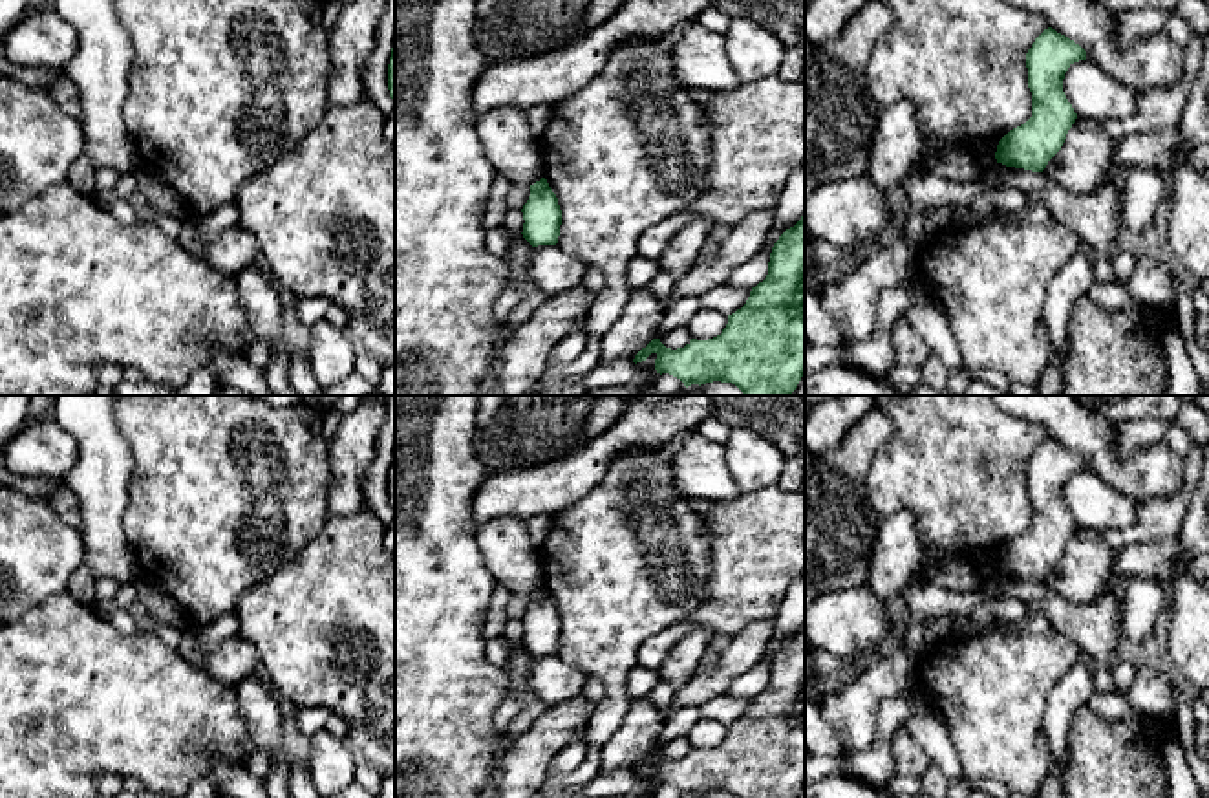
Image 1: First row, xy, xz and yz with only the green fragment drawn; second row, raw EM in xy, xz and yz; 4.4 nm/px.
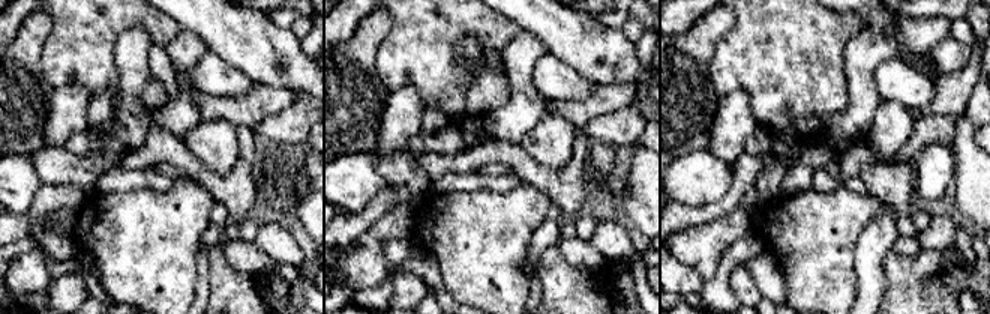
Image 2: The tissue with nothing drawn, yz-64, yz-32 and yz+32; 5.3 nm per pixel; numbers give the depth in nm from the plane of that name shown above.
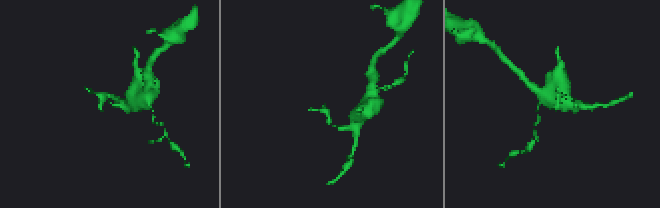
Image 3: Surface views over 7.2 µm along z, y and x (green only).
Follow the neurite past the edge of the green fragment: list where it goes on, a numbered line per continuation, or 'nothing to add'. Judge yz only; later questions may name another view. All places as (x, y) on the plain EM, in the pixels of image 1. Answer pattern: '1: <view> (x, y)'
nothing to add

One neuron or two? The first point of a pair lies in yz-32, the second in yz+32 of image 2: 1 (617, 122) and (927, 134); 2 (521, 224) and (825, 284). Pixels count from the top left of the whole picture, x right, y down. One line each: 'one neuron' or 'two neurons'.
1: one neuron
2: one neuron

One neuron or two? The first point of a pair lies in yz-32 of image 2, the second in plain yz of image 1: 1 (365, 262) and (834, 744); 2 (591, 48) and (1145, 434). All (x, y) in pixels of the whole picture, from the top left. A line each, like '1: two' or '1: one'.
1: two
2: two

